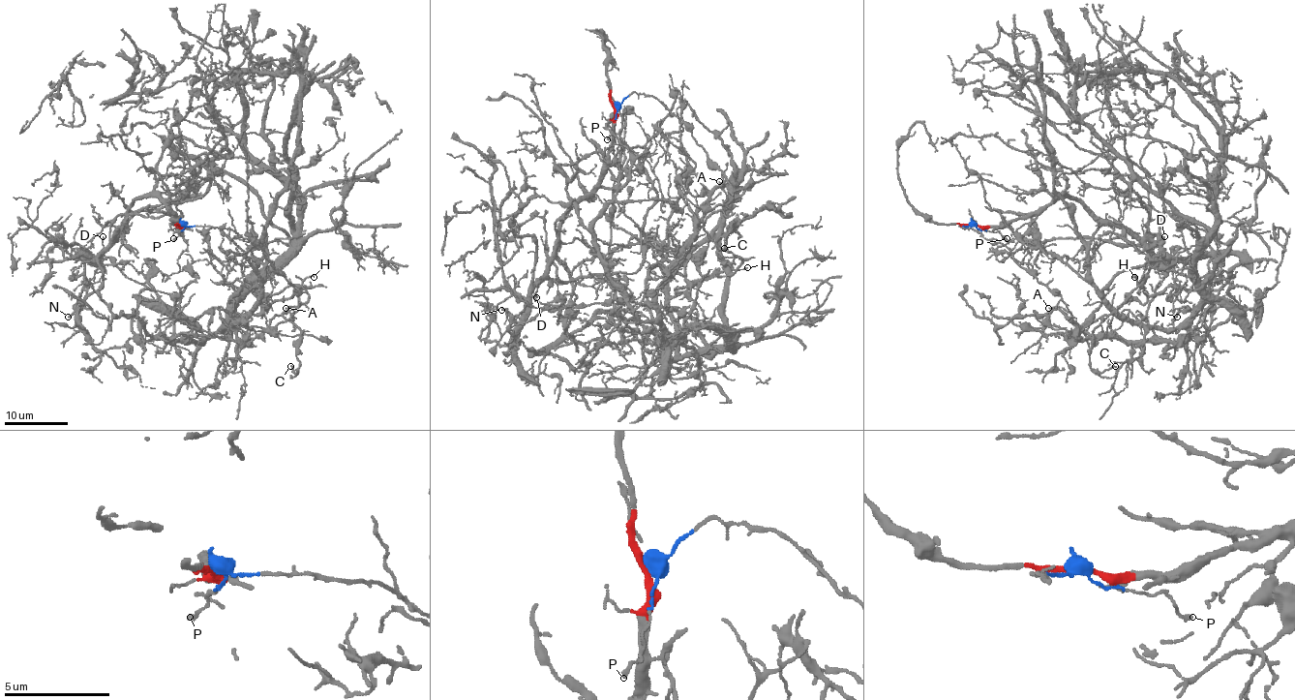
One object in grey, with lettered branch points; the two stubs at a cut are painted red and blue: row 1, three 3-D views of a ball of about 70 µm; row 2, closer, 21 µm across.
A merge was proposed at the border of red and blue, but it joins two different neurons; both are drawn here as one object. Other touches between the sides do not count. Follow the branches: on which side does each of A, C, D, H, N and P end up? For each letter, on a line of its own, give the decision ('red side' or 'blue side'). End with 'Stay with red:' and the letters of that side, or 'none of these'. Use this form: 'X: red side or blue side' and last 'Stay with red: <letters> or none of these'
A: blue side
C: blue side
D: red side
H: blue side
N: red side
P: blue side
Stay with red: D, N

